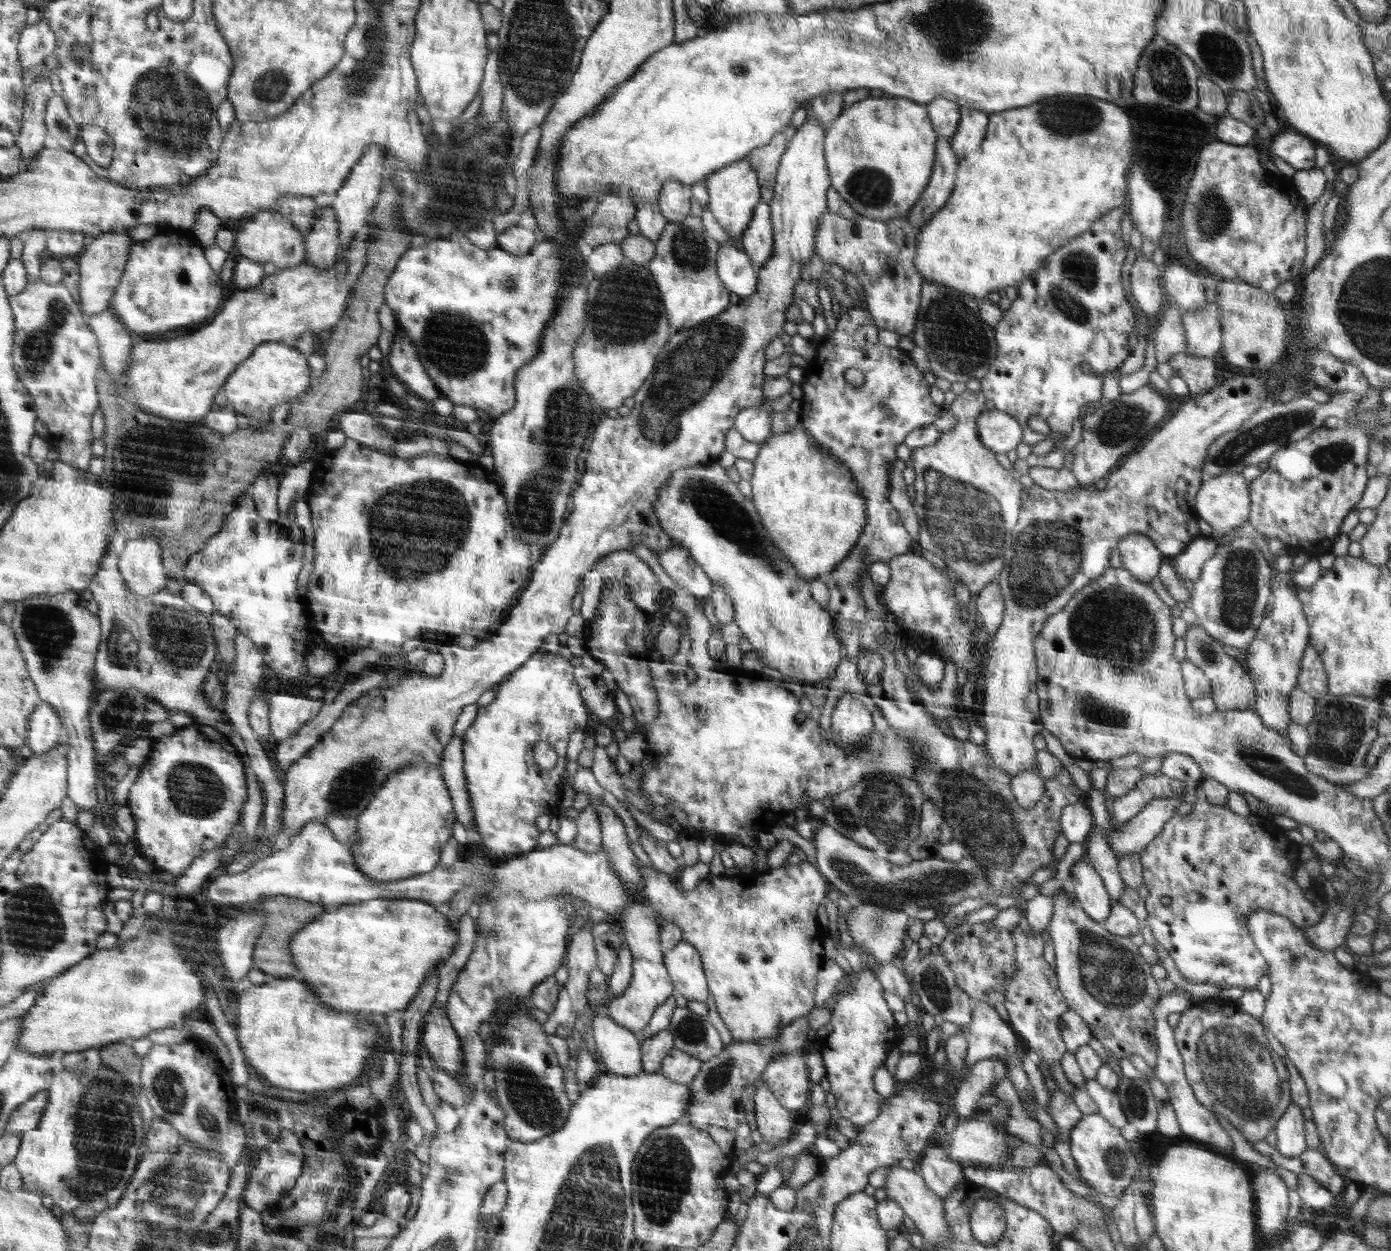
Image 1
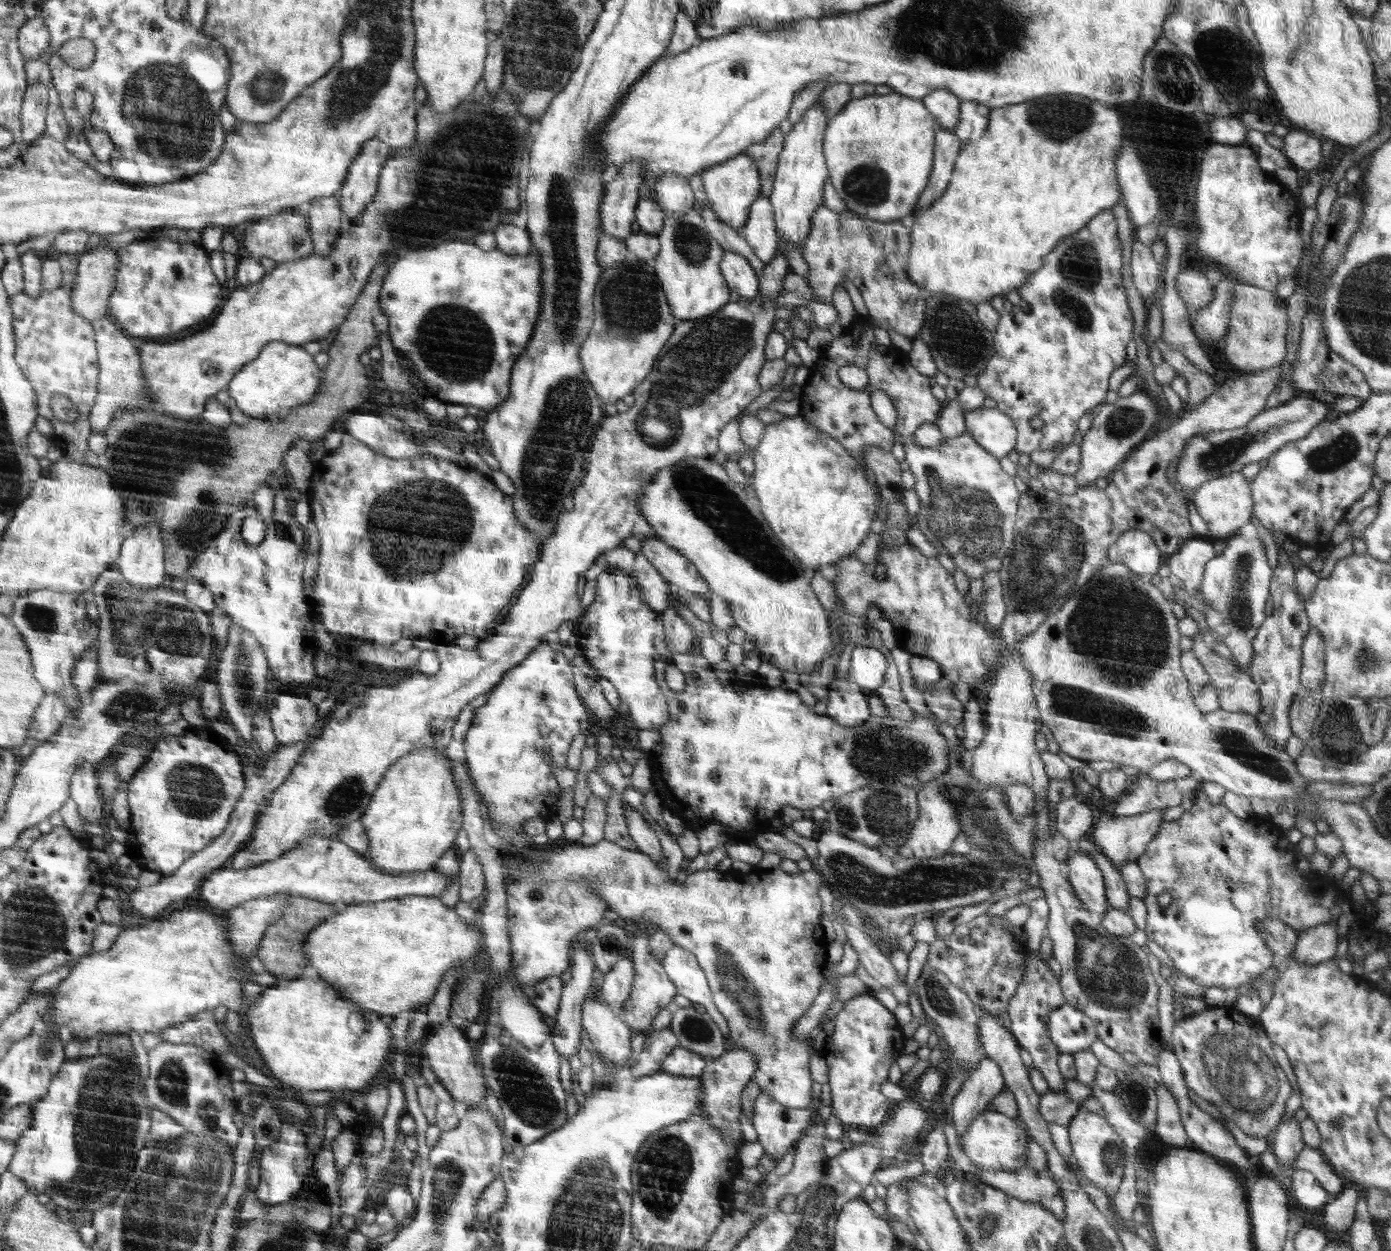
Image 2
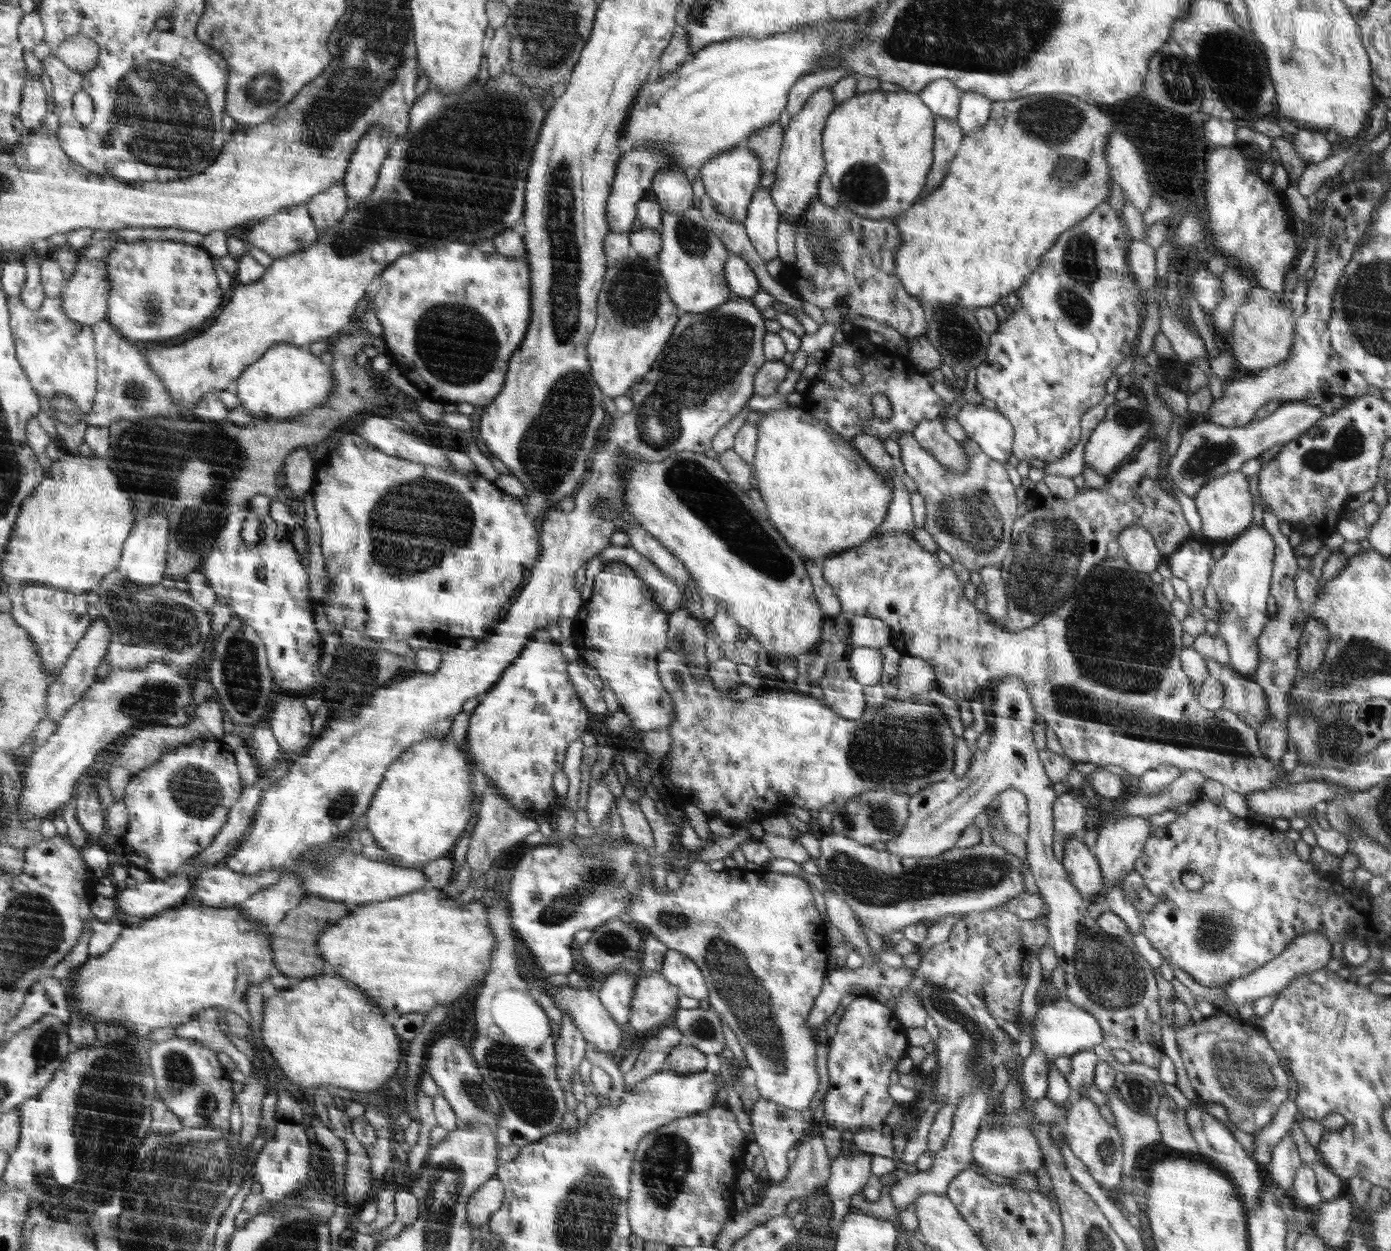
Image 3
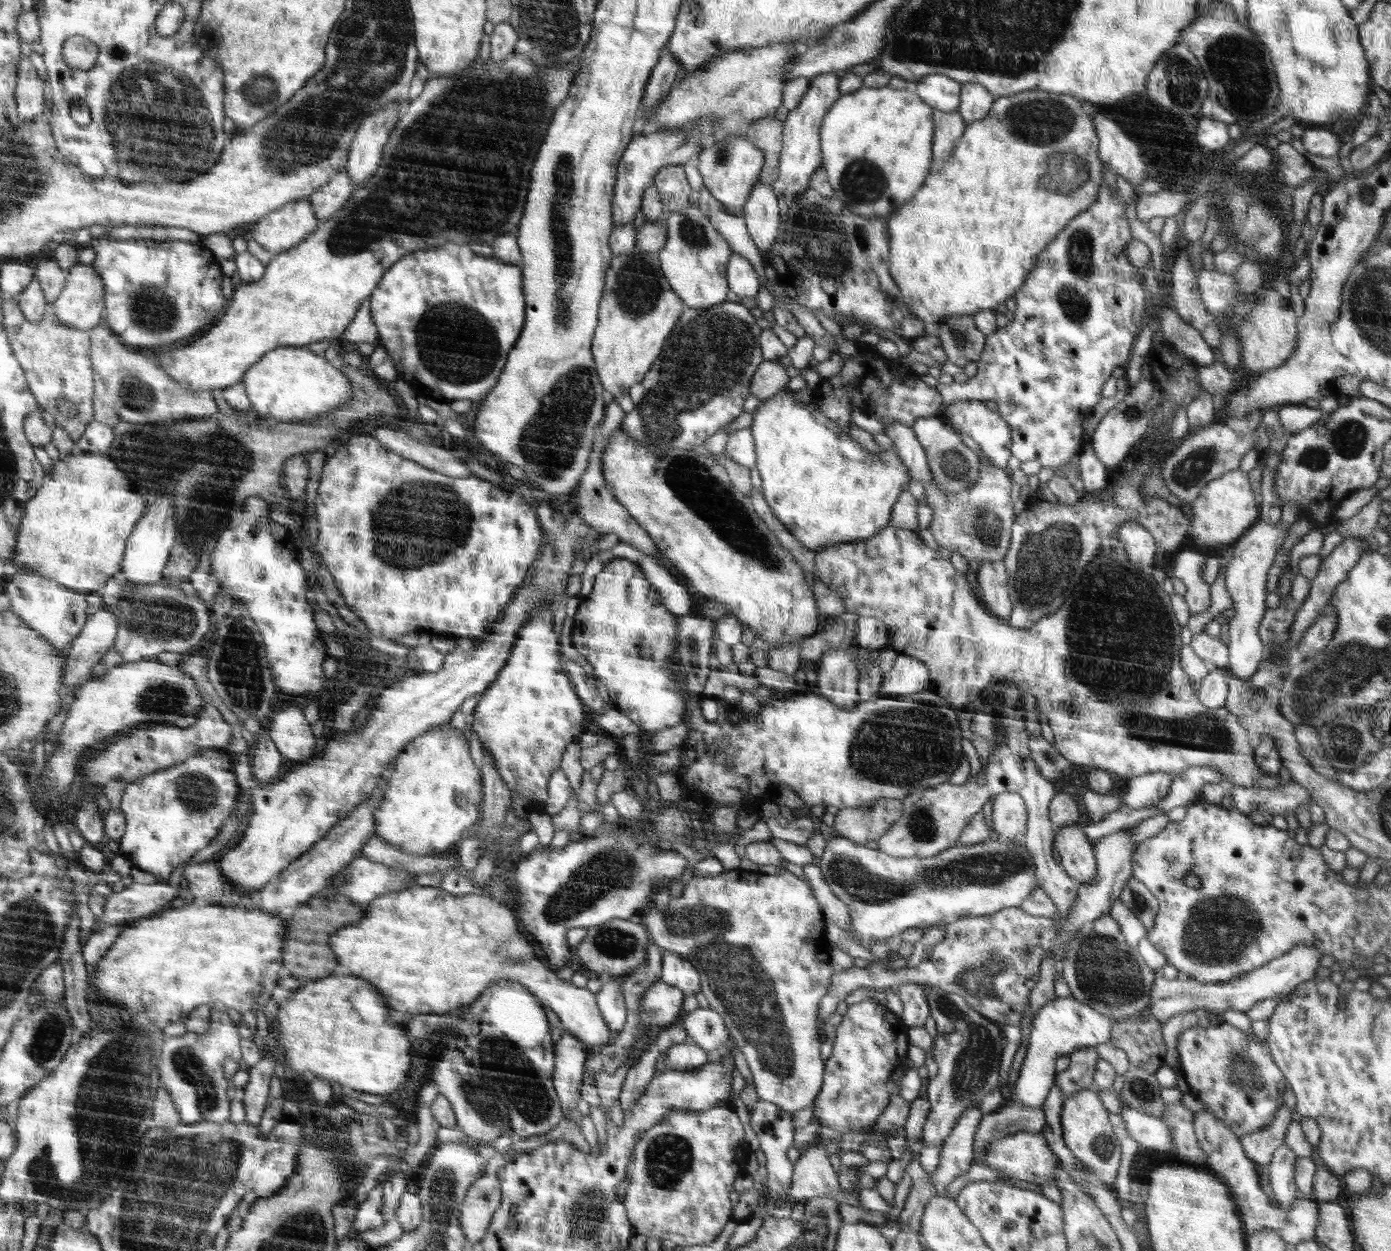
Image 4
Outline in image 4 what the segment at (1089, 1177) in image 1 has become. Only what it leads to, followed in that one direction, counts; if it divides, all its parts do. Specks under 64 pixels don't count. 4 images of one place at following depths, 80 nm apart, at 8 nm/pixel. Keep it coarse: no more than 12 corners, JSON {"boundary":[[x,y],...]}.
{"boundary":[[1091,1087],[1063,1102],[1066,1146],[1113,1187],[1121,1146]]}

